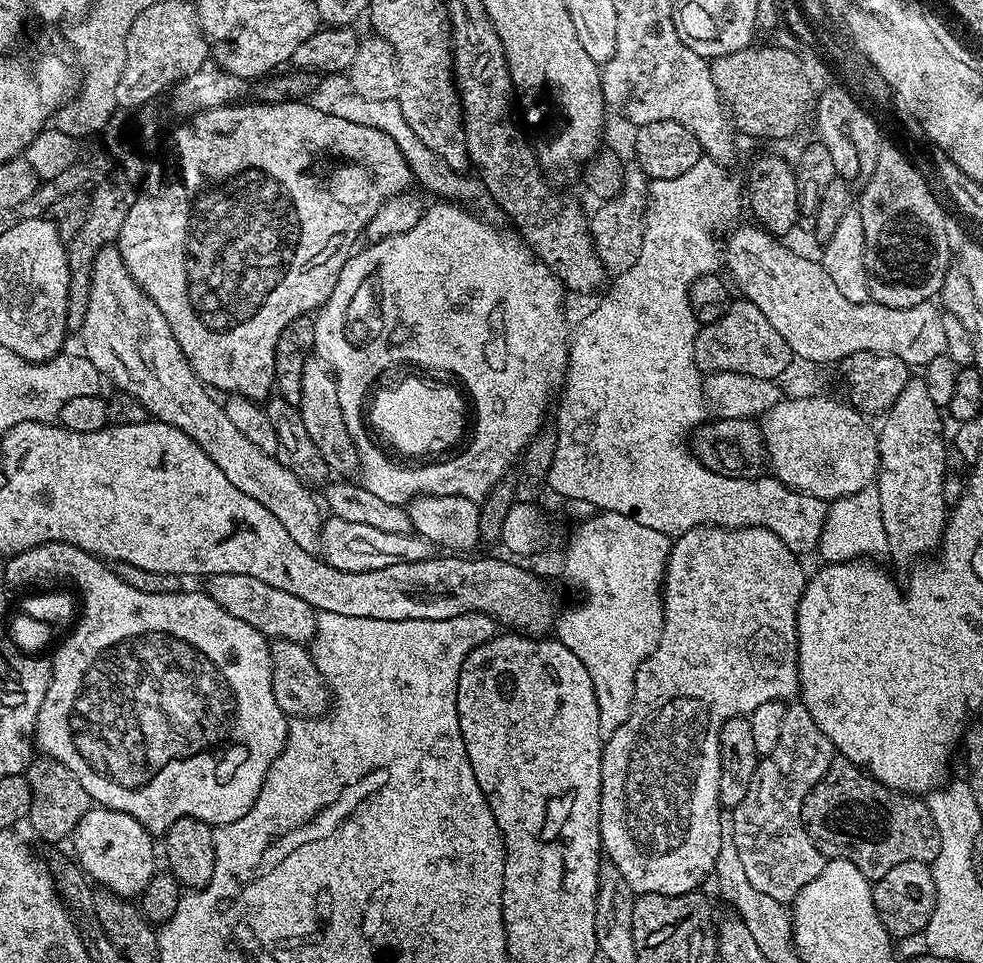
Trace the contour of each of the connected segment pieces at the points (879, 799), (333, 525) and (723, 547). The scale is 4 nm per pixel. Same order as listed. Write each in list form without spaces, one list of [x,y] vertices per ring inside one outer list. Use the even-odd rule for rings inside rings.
[[[843,758],[833,759],[826,774],[806,794],[802,818],[808,837],[825,857],[854,862],[870,882],[881,880],[898,862],[931,862],[942,846],[938,826],[919,795],[893,792]]]
[[[329,515],[320,525],[319,555],[324,563],[334,570],[347,572],[369,572],[382,570],[386,566],[398,566],[398,562],[422,562],[431,560],[434,546],[415,531],[406,534],[389,534],[374,526],[362,526],[362,522],[346,522],[346,518]]]
[[[701,526],[693,531],[683,533],[672,541],[672,549],[668,555],[668,565],[664,568],[664,579],[662,581],[662,595],[664,598],[664,621],[662,622],[662,634],[658,638],[658,646],[654,646],[654,650],[645,658],[638,666],[636,677],[634,678],[634,698],[632,699],[632,709],[626,718],[626,722],[622,722],[622,726],[618,726],[618,730],[614,730],[614,734],[604,740],[604,753],[602,754],[602,762],[600,763],[600,843],[602,852],[605,857],[614,866],[618,866],[618,871],[622,873],[622,878],[626,878],[626,882],[630,882],[633,892],[645,896],[646,894],[662,894],[663,896],[681,896],[687,892],[697,891],[701,886],[700,883],[704,879],[711,877],[716,871],[716,863],[718,862],[718,849],[722,847],[722,809],[720,799],[718,798],[718,774],[720,773],[720,755],[718,754],[718,734],[722,730],[722,726],[732,716],[747,716],[758,706],[762,706],[762,702],[770,702],[778,700],[788,702],[797,695],[800,683],[798,682],[798,654],[796,653],[796,615],[798,614],[798,602],[804,593],[804,585],[806,583],[806,571],[800,565],[801,557],[797,553],[790,551],[786,546],[786,542],[782,542],[782,538],[778,538],[778,534],[774,534],[765,528],[721,528],[719,526]]]

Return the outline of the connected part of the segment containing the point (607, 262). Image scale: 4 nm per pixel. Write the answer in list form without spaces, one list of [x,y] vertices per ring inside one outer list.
[[[635,162],[629,163],[624,169],[624,185],[620,193],[612,200],[603,201],[597,207],[600,209],[594,214],[591,213],[592,241],[596,244],[596,253],[604,263],[605,273],[619,274],[630,270],[630,266],[638,262],[638,254],[642,254],[644,214],[649,183],[640,165]]]

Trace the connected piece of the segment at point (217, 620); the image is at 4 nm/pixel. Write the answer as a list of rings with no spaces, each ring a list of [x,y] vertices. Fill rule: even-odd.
[[[46,542],[42,546],[34,546],[25,552],[19,552],[17,556],[7,557],[3,561],[3,583],[9,589],[26,588],[24,590],[44,590],[49,586],[70,586],[66,584],[76,583],[79,603],[82,611],[75,621],[72,633],[59,641],[55,649],[56,656],[52,660],[52,685],[48,687],[48,693],[44,699],[42,710],[38,710],[38,722],[34,744],[40,748],[49,760],[62,762],[82,782],[82,790],[86,790],[89,801],[95,802],[102,808],[113,808],[122,814],[130,814],[147,832],[163,834],[168,831],[178,818],[198,818],[202,822],[219,826],[229,824],[250,806],[258,798],[258,790],[262,790],[262,782],[278,754],[282,754],[284,743],[288,737],[289,717],[278,706],[274,698],[274,686],[272,685],[272,650],[269,637],[262,635],[254,626],[246,626],[242,618],[234,618],[234,614],[226,614],[214,598],[208,596],[207,591],[191,592],[185,590],[178,594],[142,594],[142,590],[133,590],[126,586],[122,578],[118,578],[115,571],[99,556],[92,556],[86,550],[82,550],[73,544],[66,542]]]

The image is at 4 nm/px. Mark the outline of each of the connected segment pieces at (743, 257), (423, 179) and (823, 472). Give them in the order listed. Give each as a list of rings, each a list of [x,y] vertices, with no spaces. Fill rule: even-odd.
[[[759,226],[752,228],[736,228],[728,236],[728,244],[723,249],[722,256],[726,261],[727,275],[736,279],[741,288],[743,299],[754,302],[762,314],[766,314],[766,322],[786,338],[786,346],[790,346],[793,357],[808,359],[814,365],[823,366],[833,360],[845,360],[850,354],[859,352],[881,352],[890,354],[910,366],[927,366],[934,358],[946,353],[946,333],[942,326],[942,312],[935,303],[919,304],[909,308],[882,306],[875,302],[859,304],[850,302],[838,291],[838,286],[830,282],[823,263],[807,260],[796,252],[791,252],[772,233],[764,231]]]
[[[344,90],[341,96],[334,97],[329,104],[326,104],[326,110],[334,114],[334,118],[346,118],[346,122],[358,122],[358,126],[374,126],[374,130],[382,130],[382,134],[394,138],[394,146],[402,150],[402,158],[406,158],[415,183],[417,185],[420,183],[419,187],[425,193],[433,192],[441,201],[455,202],[461,206],[471,206],[473,209],[489,207],[488,191],[482,181],[475,175],[465,174],[446,166],[446,162],[442,162],[442,158],[438,158],[438,154],[434,154],[434,150],[427,148],[422,138],[418,138],[418,134],[410,130],[402,114],[402,108],[394,98],[390,100],[362,98],[362,94]]]
[[[824,394],[797,400],[782,398],[759,417],[759,428],[767,449],[766,460],[768,464],[772,463],[771,471],[781,484],[803,496],[831,502],[858,494],[858,490],[875,481],[880,471],[877,433],[851,403],[843,403],[827,400]]]

